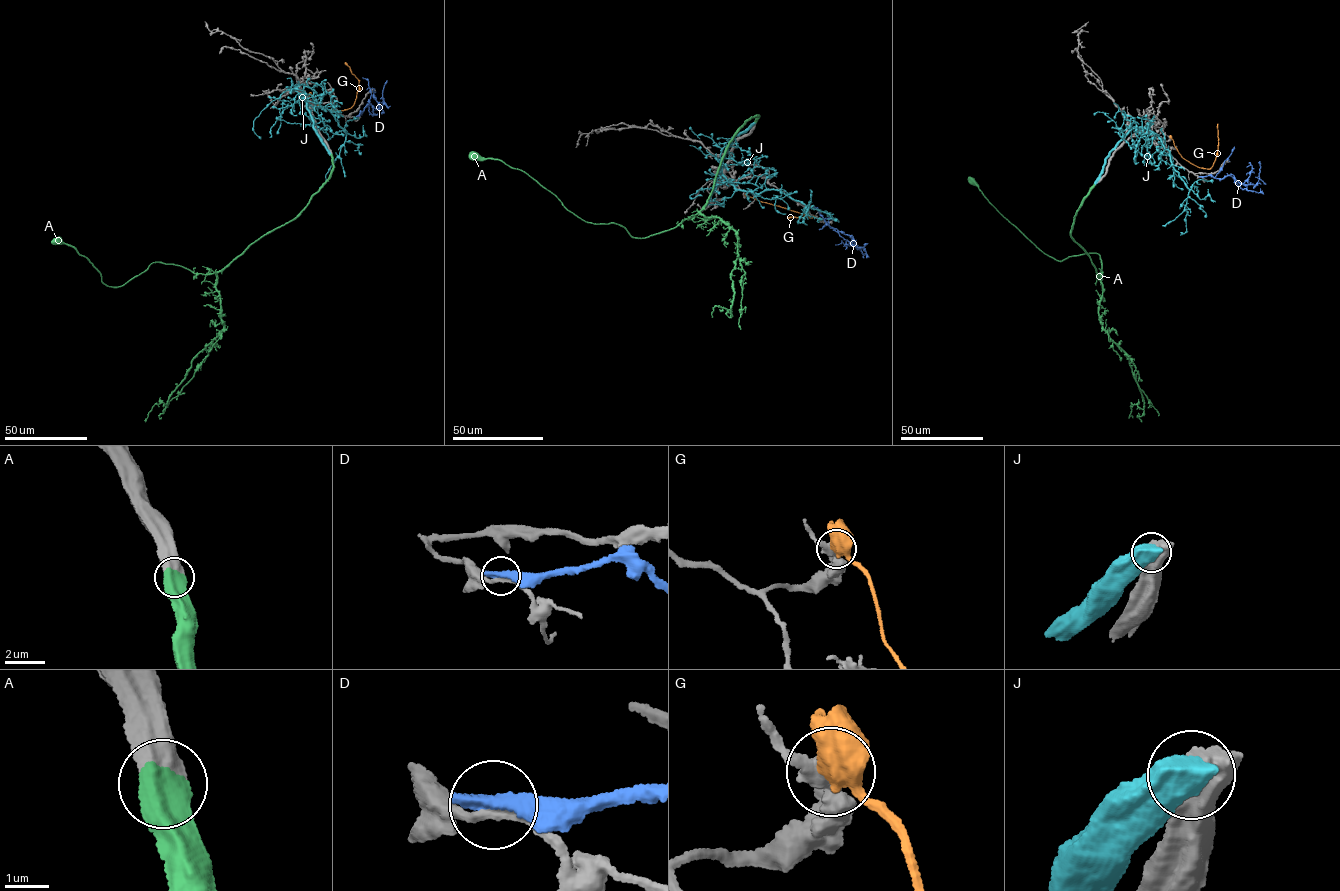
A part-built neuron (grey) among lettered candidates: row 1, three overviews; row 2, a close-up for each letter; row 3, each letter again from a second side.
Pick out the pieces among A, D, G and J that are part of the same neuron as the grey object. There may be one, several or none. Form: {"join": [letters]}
{"join": ["A"]}

